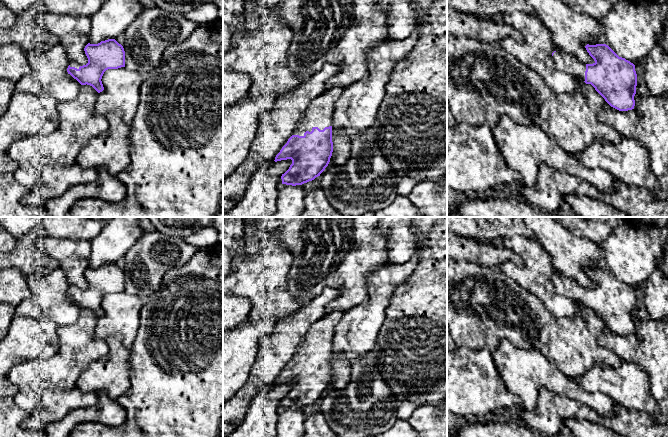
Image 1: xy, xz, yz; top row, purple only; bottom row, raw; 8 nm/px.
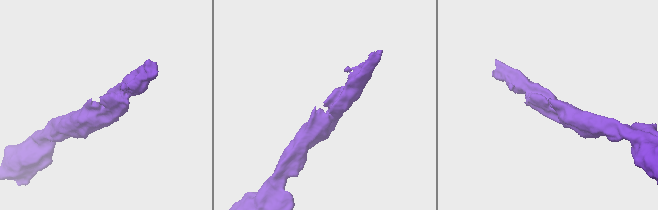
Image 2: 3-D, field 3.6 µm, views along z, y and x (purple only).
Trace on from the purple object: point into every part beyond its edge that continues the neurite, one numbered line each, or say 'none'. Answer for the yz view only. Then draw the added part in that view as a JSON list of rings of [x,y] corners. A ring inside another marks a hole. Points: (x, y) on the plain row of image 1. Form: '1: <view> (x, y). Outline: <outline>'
1: yz (564, 286). Outline: [[[558,274],[553,278],[553,285],[558,295],[576,300],[585,305],[586,288],[574,279]]]

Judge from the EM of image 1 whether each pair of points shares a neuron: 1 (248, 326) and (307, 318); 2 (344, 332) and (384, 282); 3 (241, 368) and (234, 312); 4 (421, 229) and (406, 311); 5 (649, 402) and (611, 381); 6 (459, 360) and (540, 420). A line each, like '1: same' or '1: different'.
1: different
2: same
3: different
4: same
5: same
6: different

